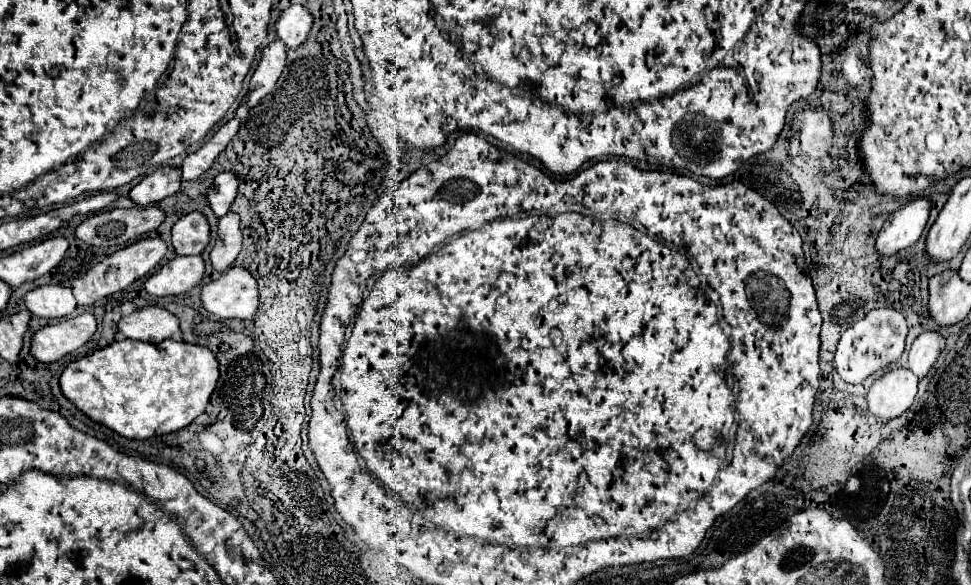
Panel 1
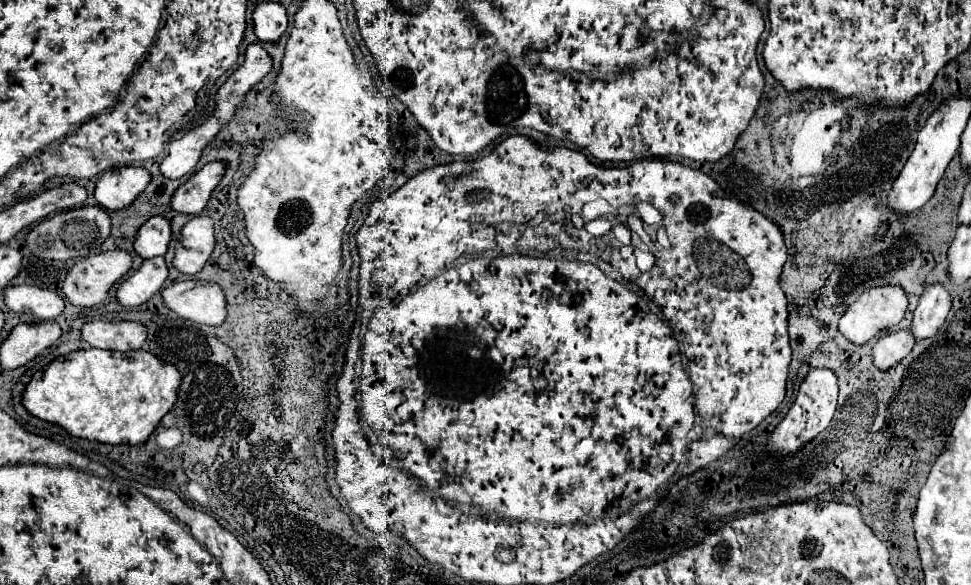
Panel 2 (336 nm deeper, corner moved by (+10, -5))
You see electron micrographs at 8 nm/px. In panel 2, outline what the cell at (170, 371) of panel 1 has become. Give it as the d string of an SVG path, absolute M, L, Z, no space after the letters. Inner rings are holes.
M81 348L77 352L55 358L47 364L45 370L37 372L23 392L23 406L35 418L47 420L51 424L59 424L71 436L95 440L101 444L143 444L149 434L155 430L159 420L173 408L177 402L177 388L181 376L173 364L157 358L145 350L129 350L129 352L109 352L95 348Z

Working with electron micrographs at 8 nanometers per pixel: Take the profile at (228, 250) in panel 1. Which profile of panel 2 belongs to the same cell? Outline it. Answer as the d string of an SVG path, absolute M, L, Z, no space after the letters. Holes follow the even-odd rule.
M193 216L181 228L181 240L175 246L173 266L187 276L197 274L209 260L215 246L213 220L207 216Z

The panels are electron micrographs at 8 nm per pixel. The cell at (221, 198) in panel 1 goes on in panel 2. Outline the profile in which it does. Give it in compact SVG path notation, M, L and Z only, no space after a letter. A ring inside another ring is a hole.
M209 162L199 172L195 172L183 186L179 186L171 196L171 208L181 214L199 214L225 174L223 162Z

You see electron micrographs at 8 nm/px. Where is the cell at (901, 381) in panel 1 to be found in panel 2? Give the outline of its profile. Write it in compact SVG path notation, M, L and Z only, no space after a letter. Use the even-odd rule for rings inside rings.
M911 328L889 332L873 344L873 364L881 370L887 370L899 360L903 360L911 352L913 344L915 344L915 336Z

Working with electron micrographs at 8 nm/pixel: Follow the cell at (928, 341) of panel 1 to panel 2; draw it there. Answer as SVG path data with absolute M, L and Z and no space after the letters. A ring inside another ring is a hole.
M939 282L927 286L925 292L921 294L919 306L913 312L911 328L915 338L917 340L931 338L943 326L949 310L951 310L951 294L947 292L947 288Z

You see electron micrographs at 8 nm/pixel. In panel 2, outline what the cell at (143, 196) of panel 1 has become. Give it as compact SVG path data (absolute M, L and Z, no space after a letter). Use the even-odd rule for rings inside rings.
M121 166L107 170L95 186L95 200L105 210L127 208L149 184L151 174L141 166Z

